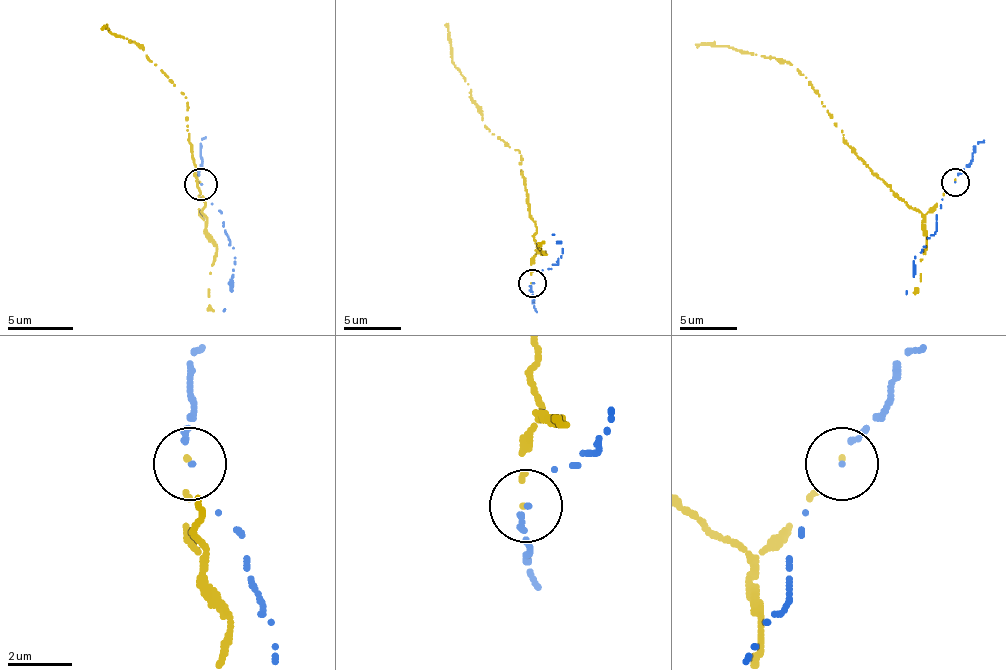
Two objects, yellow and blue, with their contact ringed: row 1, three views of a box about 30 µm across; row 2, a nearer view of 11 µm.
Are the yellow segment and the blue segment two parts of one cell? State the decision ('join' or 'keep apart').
keep apart

